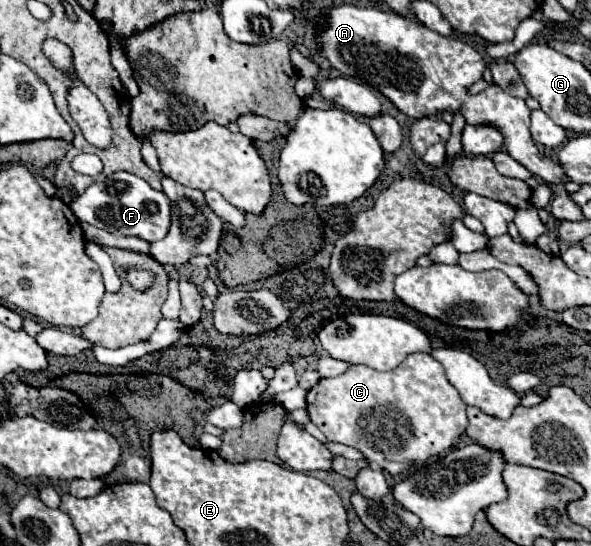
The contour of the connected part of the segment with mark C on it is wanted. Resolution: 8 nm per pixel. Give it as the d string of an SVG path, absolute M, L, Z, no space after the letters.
M411 353L399 367L391 371L375 371L367 365L351 365L345 373L321 379L307 391L307 411L311 421L329 441L355 447L369 463L375 463L391 475L401 475L405 463L423 463L459 443L467 429L465 405L457 389L447 381L445 369L429 353Z

